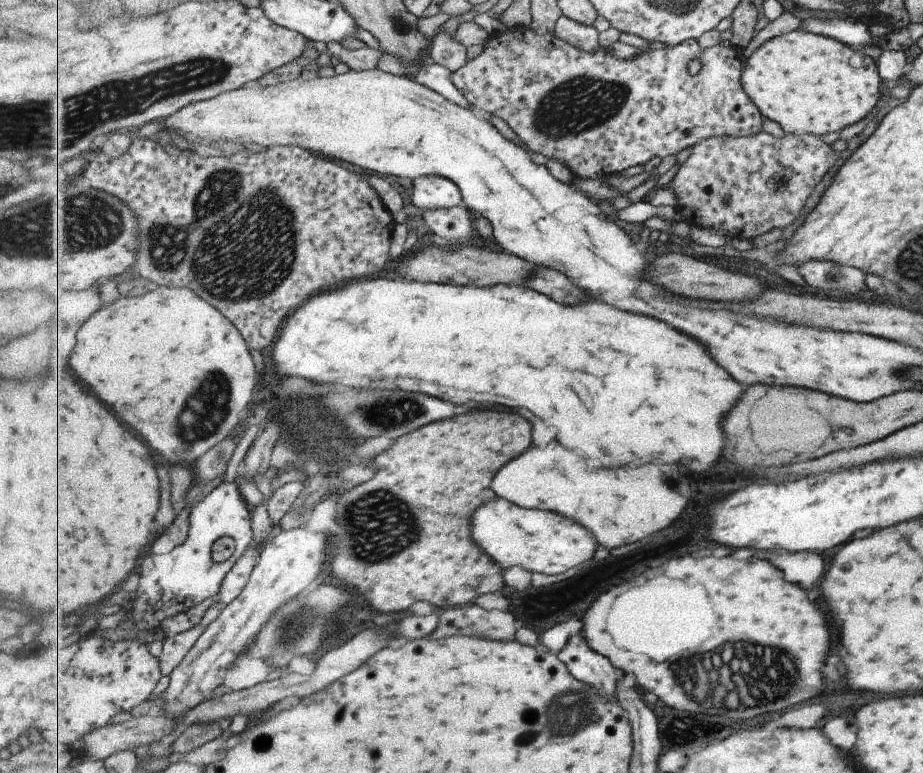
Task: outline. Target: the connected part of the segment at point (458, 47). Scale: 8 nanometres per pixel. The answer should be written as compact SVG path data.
M441 30L433 37L431 59L439 65L455 72L467 65L467 48L460 44L449 32Z

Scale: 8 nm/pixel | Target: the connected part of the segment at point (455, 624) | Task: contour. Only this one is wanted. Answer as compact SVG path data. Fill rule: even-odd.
M469 604L453 607L440 617L437 630L429 636L433 639L444 639L455 635L467 635L482 639L501 640L501 642L515 641L517 638L515 616L511 612L501 609L485 610L481 605Z

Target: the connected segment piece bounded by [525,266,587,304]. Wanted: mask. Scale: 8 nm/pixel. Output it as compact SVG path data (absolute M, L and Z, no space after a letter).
M539 266L535 270L535 278L531 274L531 278L525 282L525 286L531 286L533 290L539 290L539 292L555 298L557 302L579 304L579 302L587 300L587 296L581 292L581 288L577 288L563 272L553 270L553 268Z

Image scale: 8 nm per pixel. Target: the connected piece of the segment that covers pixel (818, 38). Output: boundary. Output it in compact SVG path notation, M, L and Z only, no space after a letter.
M799 28L770 39L745 61L742 86L763 117L778 122L787 133L828 134L861 120L877 102L881 79L875 64L849 64L851 50L837 39Z

